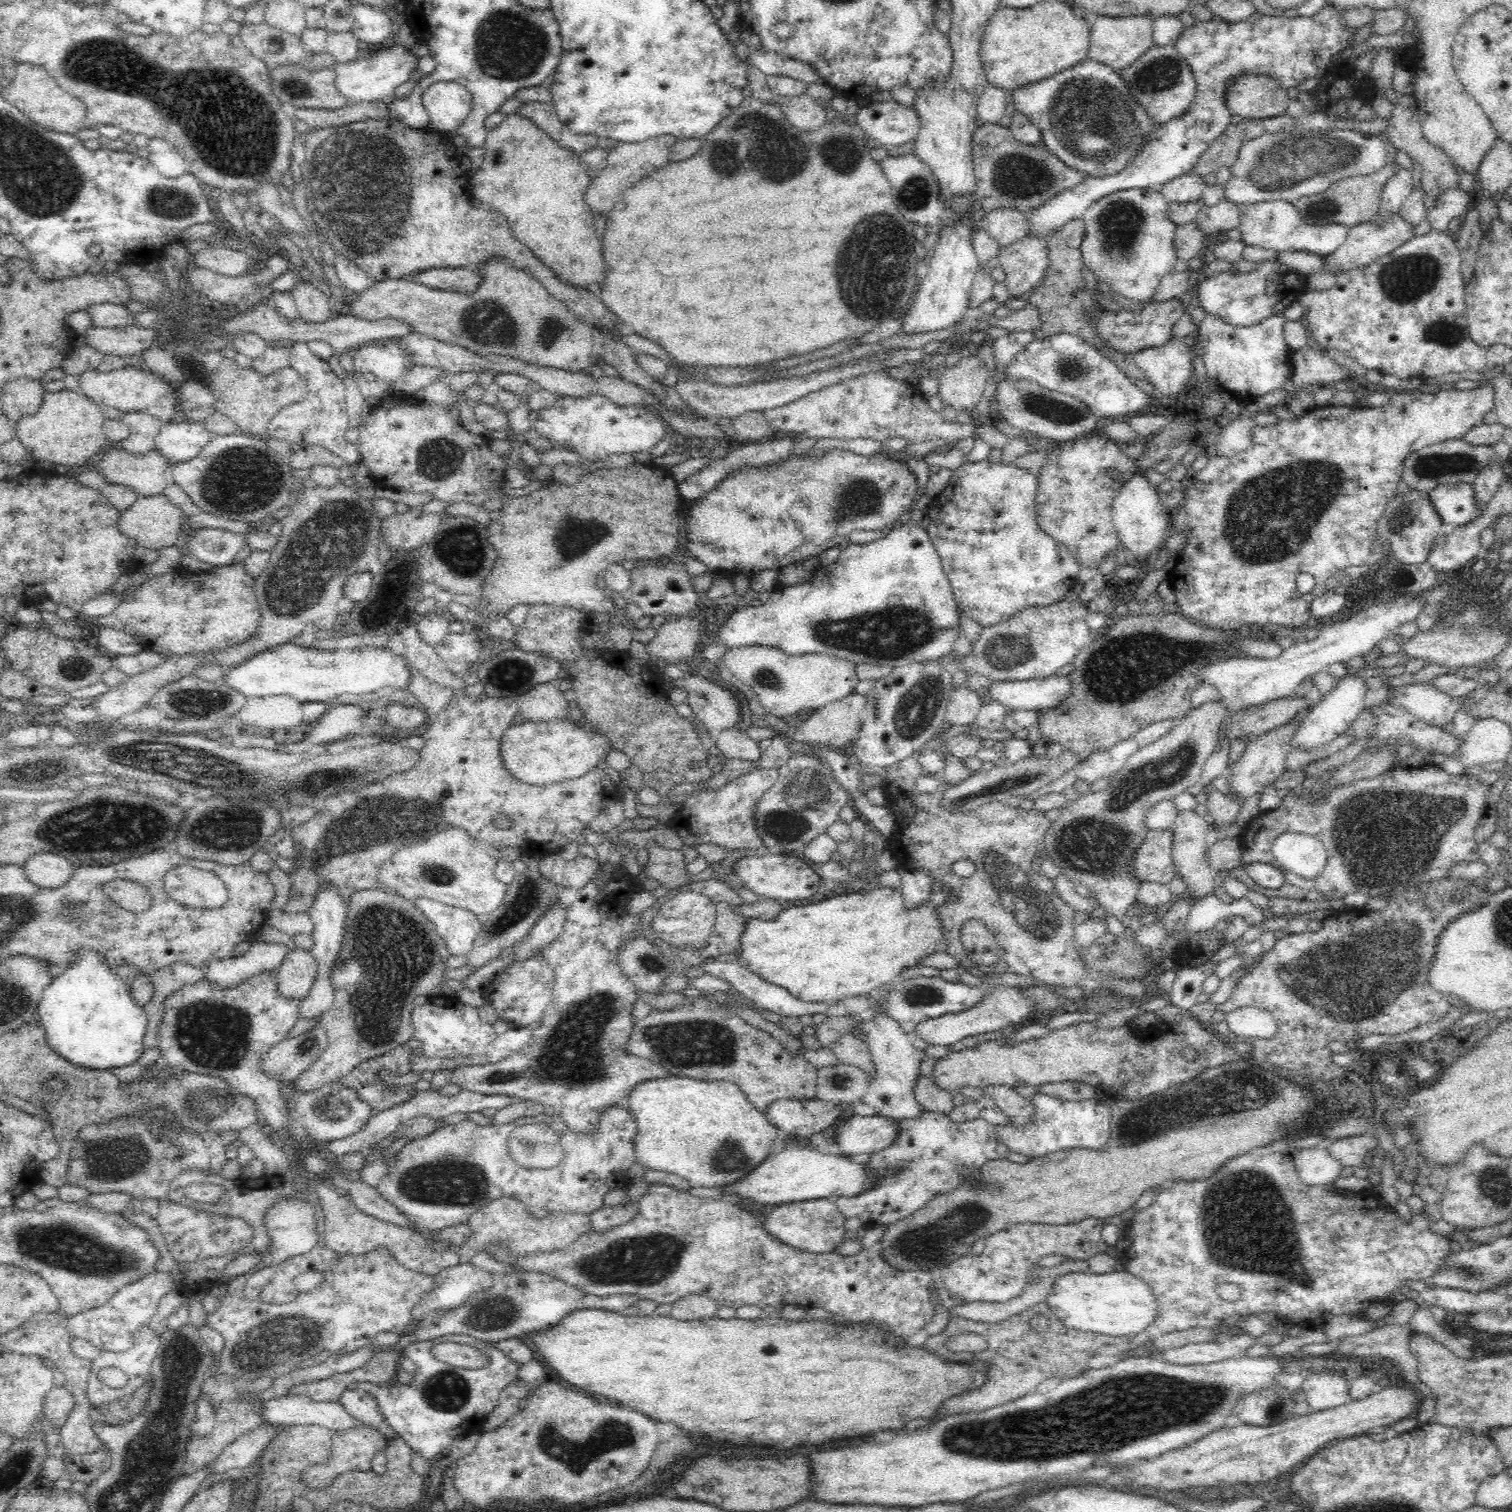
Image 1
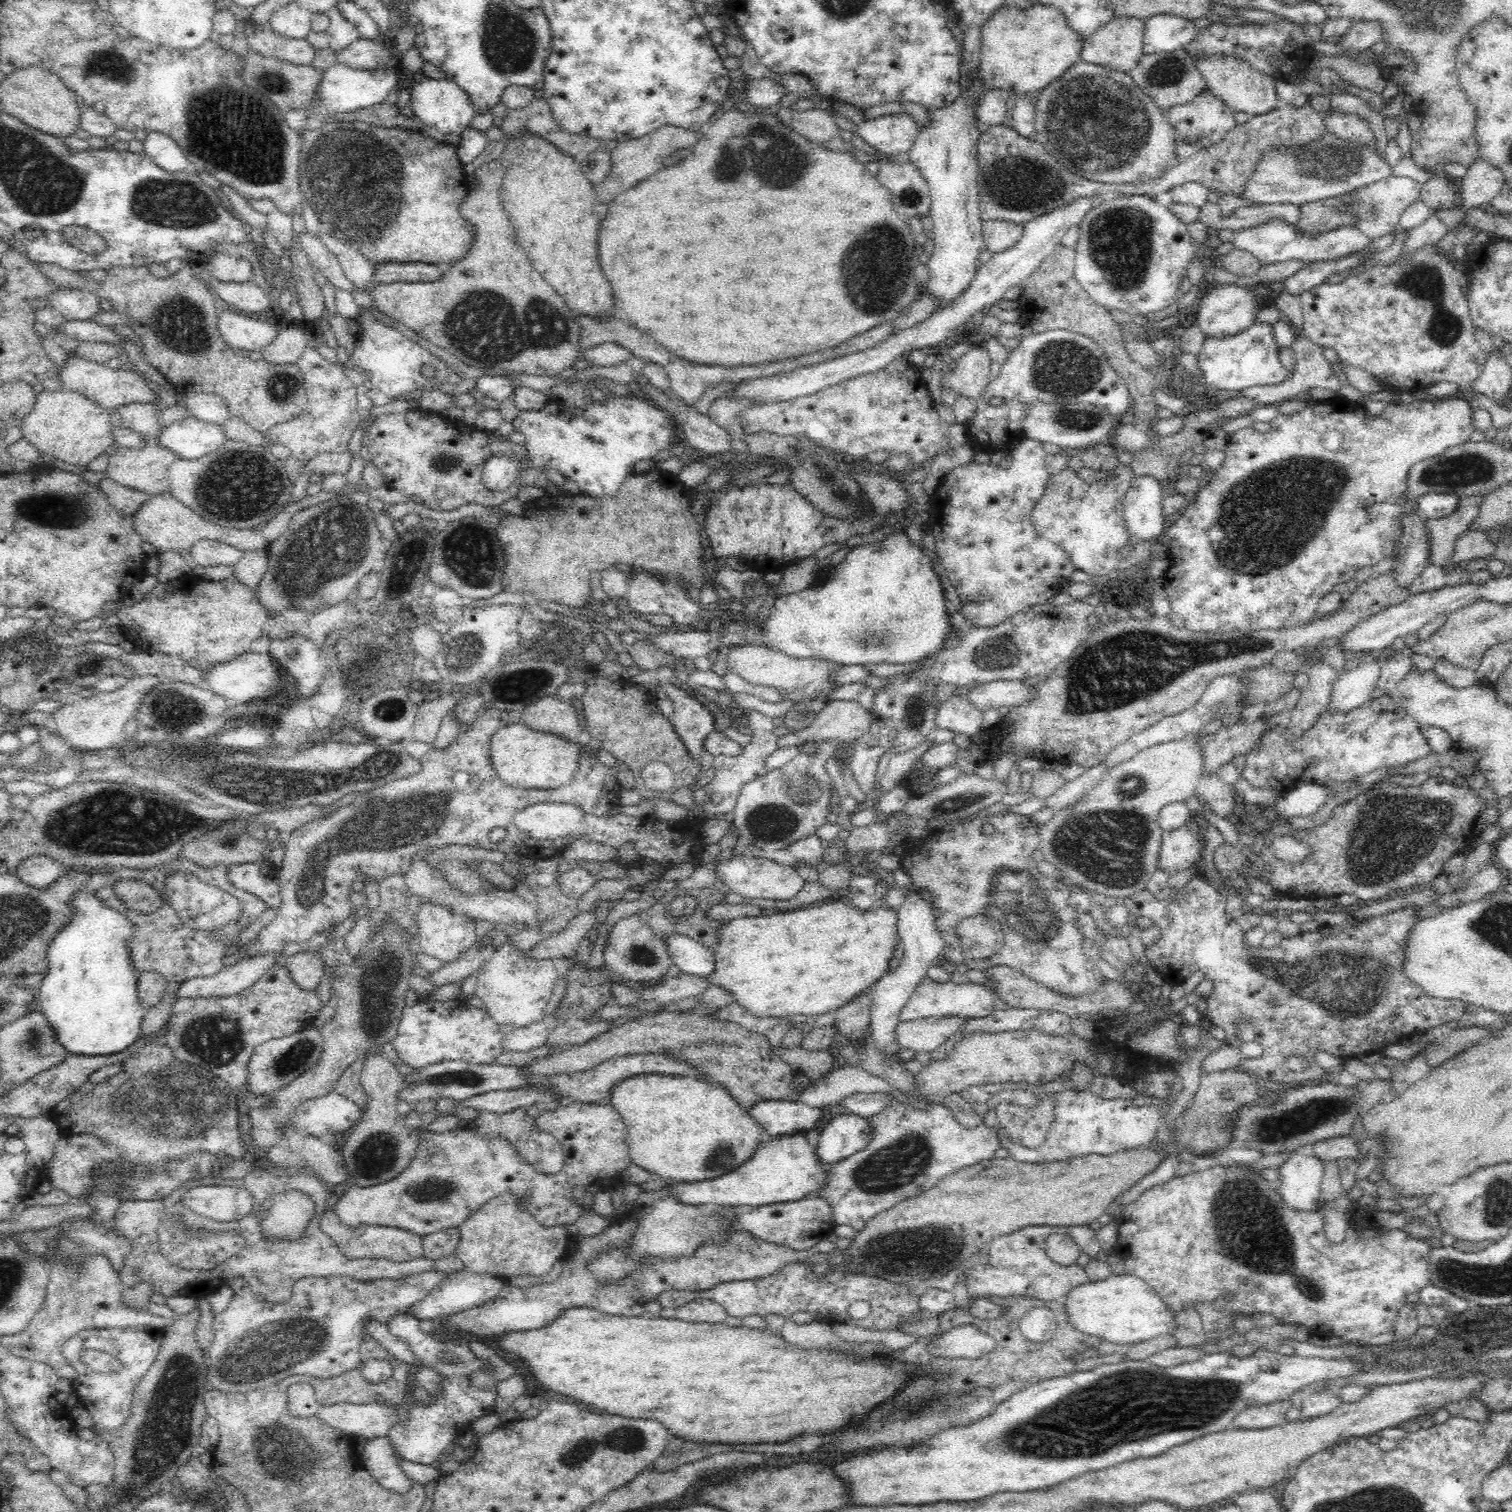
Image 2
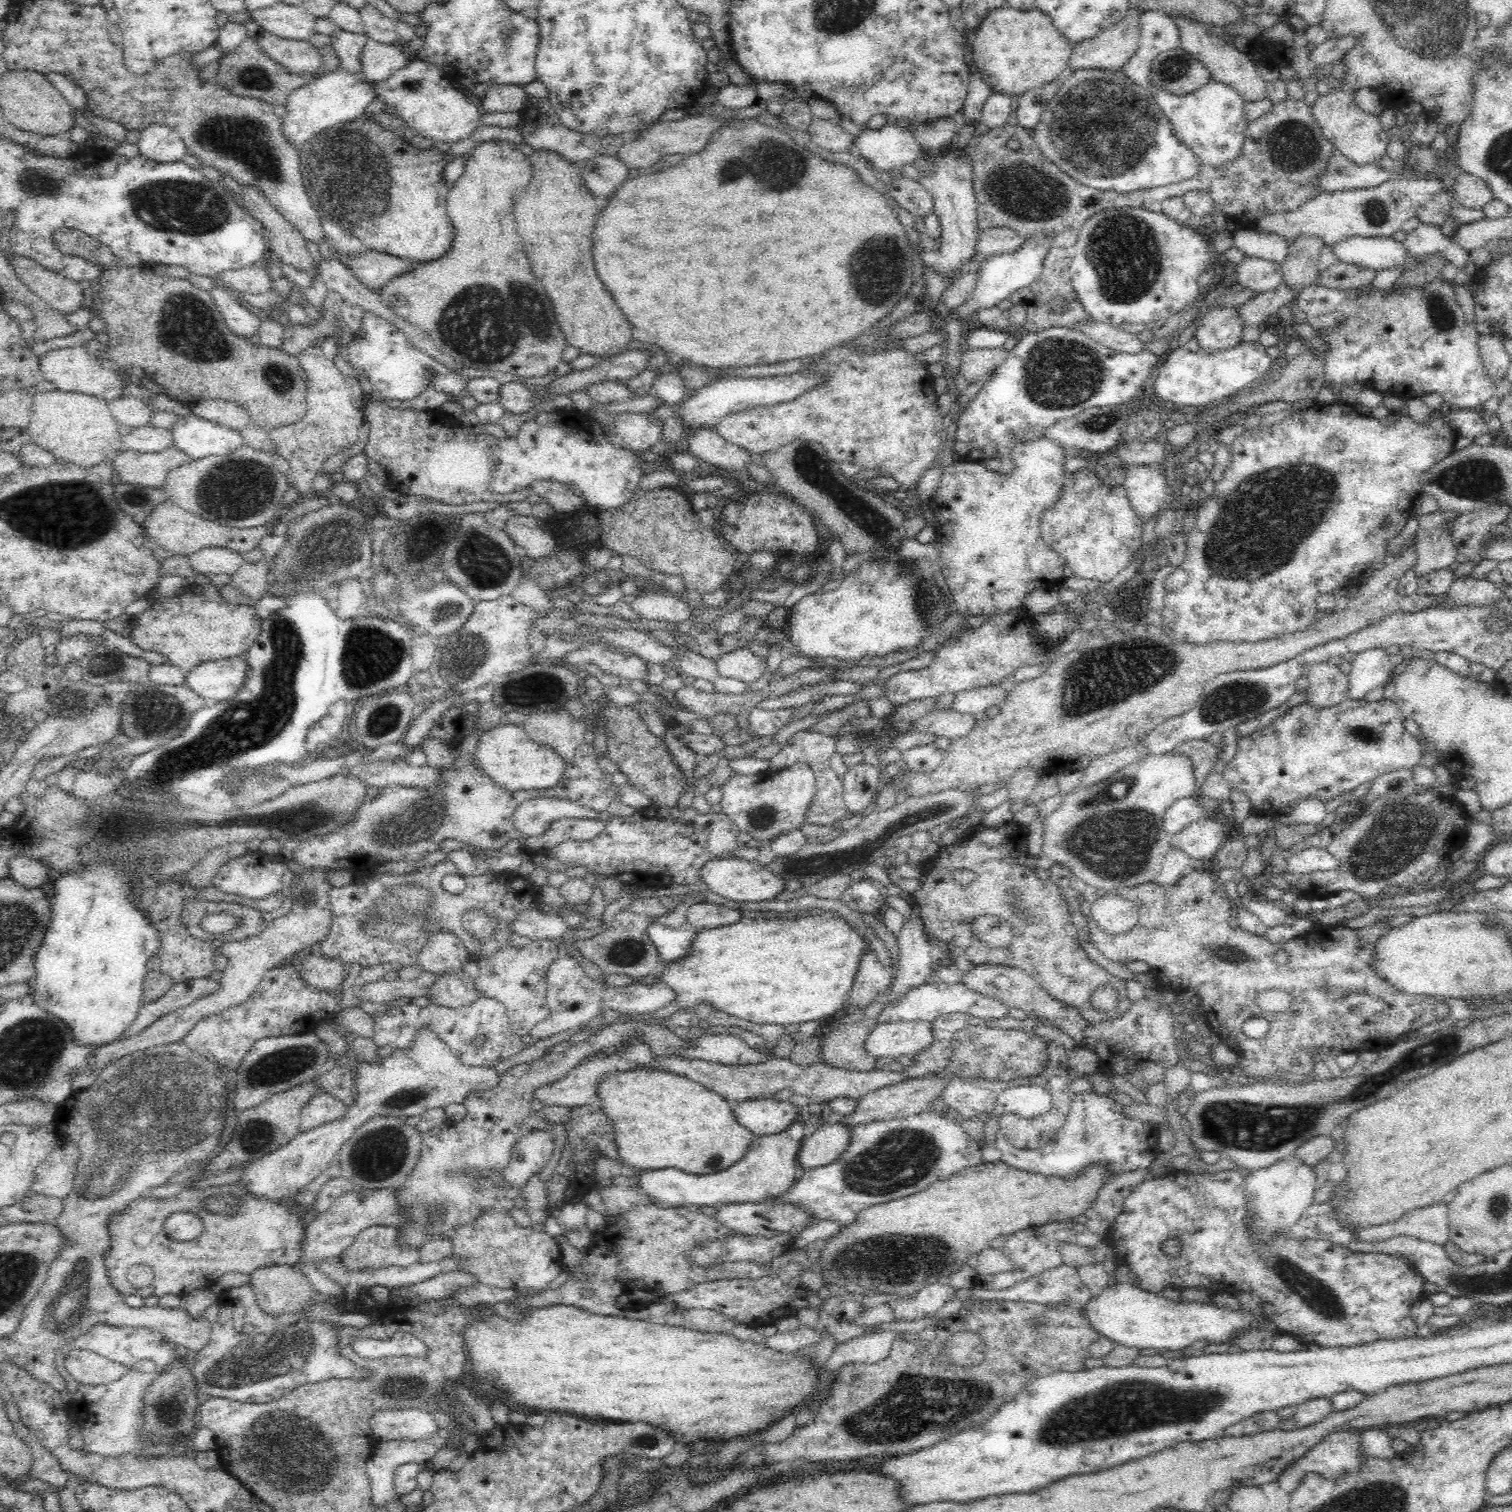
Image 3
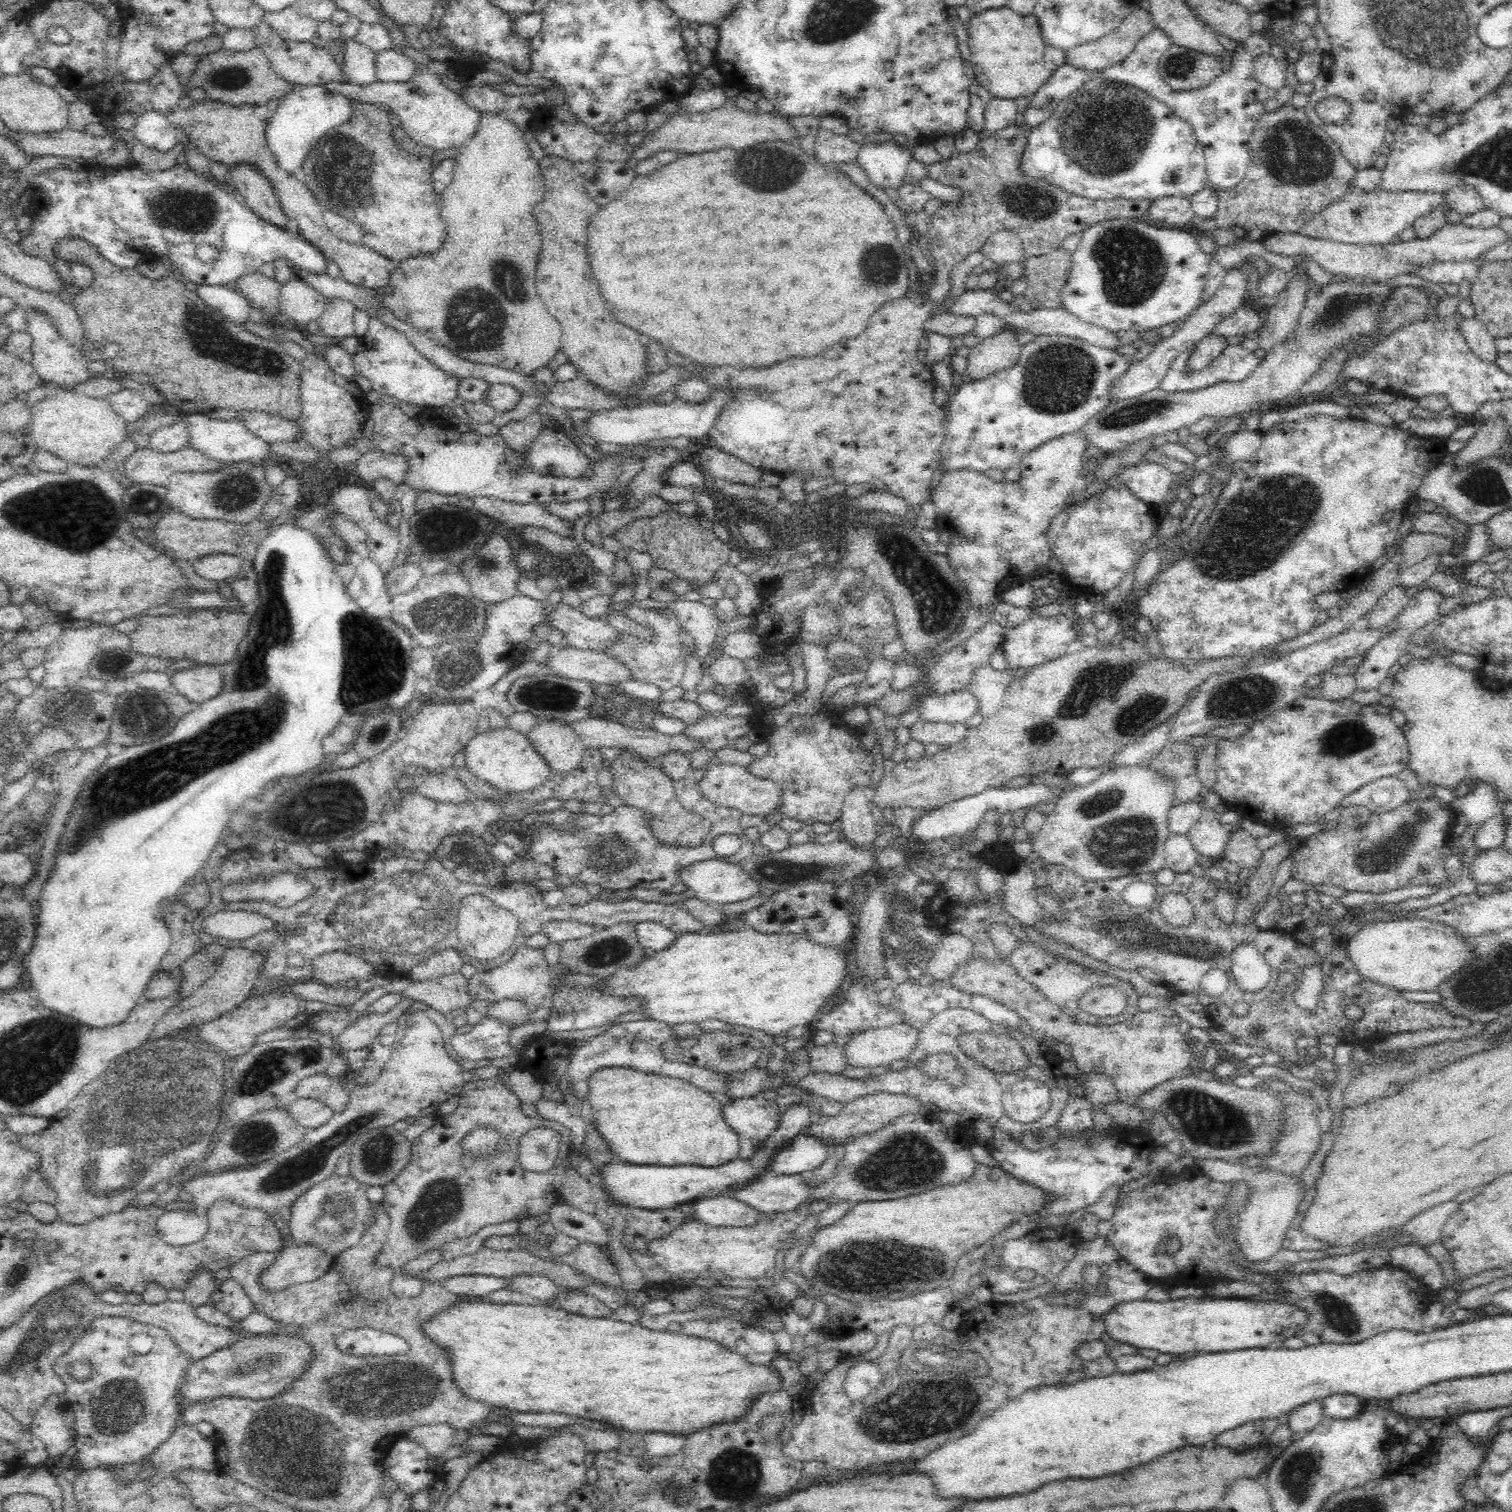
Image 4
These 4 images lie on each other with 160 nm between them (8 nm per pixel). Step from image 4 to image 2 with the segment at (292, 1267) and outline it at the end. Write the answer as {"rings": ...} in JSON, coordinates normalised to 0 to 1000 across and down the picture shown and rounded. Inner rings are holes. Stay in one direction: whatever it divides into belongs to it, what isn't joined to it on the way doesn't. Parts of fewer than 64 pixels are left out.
{"rings":[[[383,728],[375,729],[367,734],[360,735],[354,739],[354,743],[362,749],[365,749],[371,757],[373,771],[370,775],[366,777],[356,776],[351,769],[347,769],[342,762],[342,759],[333,752],[323,753],[319,752],[317,748],[307,746],[306,743],[300,747],[292,749],[280,747],[277,751],[274,765],[263,778],[247,784],[230,785],[220,798],[220,801],[222,802],[224,808],[230,812],[235,812],[239,810],[256,811],[267,813],[276,817],[282,817],[304,811],[312,802],[325,792],[339,789],[348,792],[349,801],[358,811],[363,812],[380,808],[383,804],[392,800],[394,788],[403,788],[405,785],[411,784],[411,776],[417,769],[415,763],[416,757],[414,755],[415,748],[410,736],[405,731],[396,731]]]}

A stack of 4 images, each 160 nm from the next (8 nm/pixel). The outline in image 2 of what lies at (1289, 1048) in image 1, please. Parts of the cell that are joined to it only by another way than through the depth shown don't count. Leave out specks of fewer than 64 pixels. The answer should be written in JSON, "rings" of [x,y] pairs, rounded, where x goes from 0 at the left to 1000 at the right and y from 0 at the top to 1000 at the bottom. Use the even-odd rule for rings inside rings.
{"rings":[[[795,576],[790,577],[787,583],[782,587],[781,590],[772,591],[771,593],[762,592],[759,588],[751,590],[751,592],[745,593],[743,595],[730,593],[728,591],[725,591],[721,589],[719,589],[719,591],[722,592],[722,595],[722,600],[720,603],[722,605],[725,614],[729,616],[730,619],[739,618],[739,620],[741,619],[741,620],[745,620],[747,619],[747,614],[742,615],[741,618],[738,618],[737,616],[737,613],[735,613],[735,612],[734,612],[733,610],[731,610],[729,608],[730,599],[735,598],[743,597],[743,599],[747,602],[747,604],[751,609],[749,612],[749,614],[751,616],[755,616],[756,614],[757,614],[757,612],[766,612],[767,614],[767,620],[765,623],[758,625],[757,627],[758,628],[758,634],[759,634],[761,640],[763,642],[769,644],[769,648],[771,651],[774,652],[781,651],[787,647],[787,646],[788,646],[788,644],[790,643],[795,643],[796,647],[802,648],[802,655],[800,657],[797,659],[798,662],[798,667],[796,669],[796,673],[799,673],[799,675],[802,676],[802,679],[807,679],[810,681],[810,689],[811,690],[815,691],[819,694],[821,690],[823,690],[823,689],[831,689],[833,690],[833,692],[835,692],[835,696],[833,698],[828,700],[822,699],[821,701],[820,701],[819,707],[824,708],[825,710],[828,709],[828,710],[831,710],[829,712],[833,712],[833,713],[836,713],[836,714],[844,714],[844,716],[852,716],[866,716],[876,714],[876,710],[877,710],[877,707],[873,706],[873,704],[872,704],[872,703],[870,703],[869,701],[869,697],[870,697],[870,696],[874,696],[876,694],[877,696],[882,697],[882,699],[887,700],[901,696],[911,696],[913,697],[913,695],[915,692],[923,690],[927,690],[929,687],[939,681],[943,682],[944,680],[952,679],[952,677],[955,677],[955,676],[966,675],[967,673],[967,669],[968,669],[968,667],[971,665],[971,663],[969,663],[968,662],[962,661],[958,661],[946,659],[942,657],[939,651],[933,649],[933,647],[930,647],[930,645],[929,645],[927,640],[930,630],[929,627],[927,626],[927,622],[931,619],[931,616],[934,615],[934,612],[937,611],[937,601],[935,600],[930,600],[923,603],[920,603],[917,604],[906,606],[903,609],[901,608],[897,614],[888,614],[885,612],[881,612],[877,611],[876,613],[872,612],[870,616],[860,616],[860,617],[858,617],[856,619],[849,620],[847,621],[847,626],[836,627],[834,625],[832,626],[827,626],[823,624],[823,615],[813,606],[813,602],[812,601],[811,593],[808,593],[808,591],[807,591],[805,587],[805,585],[800,582]],[[841,660],[843,660],[843,661],[845,661],[845,664],[846,665],[844,665],[843,666],[843,665],[840,665],[839,663],[840,663]],[[852,698],[862,698],[862,700],[864,700],[864,701],[866,702],[864,707],[863,707],[862,709],[853,708],[849,704],[849,701],[851,701]],[[823,704],[833,704],[833,705],[824,705]]]}

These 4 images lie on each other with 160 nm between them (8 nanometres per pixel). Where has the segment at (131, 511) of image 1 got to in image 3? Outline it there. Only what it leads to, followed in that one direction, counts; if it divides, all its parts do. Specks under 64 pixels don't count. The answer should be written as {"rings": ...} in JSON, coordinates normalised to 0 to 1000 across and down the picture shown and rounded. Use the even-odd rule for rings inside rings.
{"rings":[[[114,331],[104,333],[95,345],[95,353],[102,356],[104,361],[114,367],[125,367],[128,365],[138,362],[151,362],[157,366],[163,366],[172,360],[172,357],[177,354],[177,347],[172,347],[167,349],[157,349],[155,348],[147,348],[144,346],[136,344],[133,341],[127,340]]]}

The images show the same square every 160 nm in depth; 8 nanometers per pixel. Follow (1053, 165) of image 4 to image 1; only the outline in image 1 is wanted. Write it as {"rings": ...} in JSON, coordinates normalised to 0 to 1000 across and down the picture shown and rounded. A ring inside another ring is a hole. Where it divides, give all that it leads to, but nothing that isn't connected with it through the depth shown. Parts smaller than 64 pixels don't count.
{"rings":[[[720,38],[694,52],[666,60],[666,62],[671,66],[672,73],[678,75],[688,86],[688,97],[708,111],[724,117],[743,113],[767,85],[767,82],[764,82],[759,73],[747,62],[740,47]]]}

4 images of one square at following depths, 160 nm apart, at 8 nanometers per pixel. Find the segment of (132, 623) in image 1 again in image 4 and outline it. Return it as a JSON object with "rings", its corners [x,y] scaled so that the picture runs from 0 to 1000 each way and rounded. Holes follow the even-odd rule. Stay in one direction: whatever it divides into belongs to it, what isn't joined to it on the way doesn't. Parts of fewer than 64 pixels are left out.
{"rings":[[[129,403],[126,406],[111,407],[95,407],[93,414],[86,418],[87,429],[91,433],[103,434],[115,437],[127,437],[132,440],[146,440],[153,437],[156,429],[161,422],[167,407],[160,405],[144,405],[144,403]]]}

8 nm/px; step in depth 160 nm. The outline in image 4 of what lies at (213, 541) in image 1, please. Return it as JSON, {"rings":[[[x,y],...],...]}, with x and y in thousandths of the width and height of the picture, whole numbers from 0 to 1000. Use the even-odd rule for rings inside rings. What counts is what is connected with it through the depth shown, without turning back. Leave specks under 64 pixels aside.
{"rings":[[[141,366],[128,370],[128,378],[131,381],[144,385],[157,381],[159,378],[160,368],[151,366]]]}

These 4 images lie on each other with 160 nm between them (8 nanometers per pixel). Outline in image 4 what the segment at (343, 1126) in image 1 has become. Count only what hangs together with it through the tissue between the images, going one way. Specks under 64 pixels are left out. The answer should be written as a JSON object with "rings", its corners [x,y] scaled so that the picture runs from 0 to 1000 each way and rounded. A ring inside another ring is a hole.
{"rings":[[[203,726],[196,727],[188,731],[187,734],[192,736],[192,738],[202,747],[210,746],[212,743],[216,743],[222,736],[216,730]]]}

